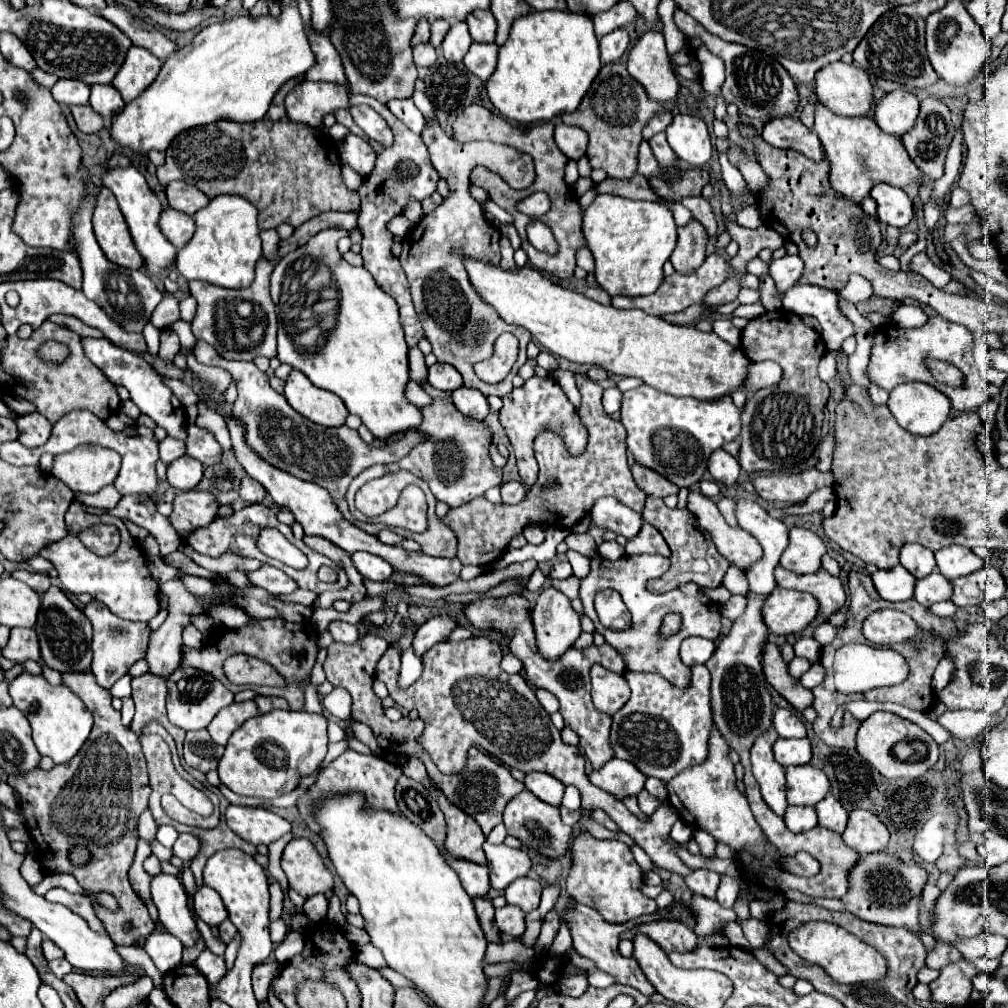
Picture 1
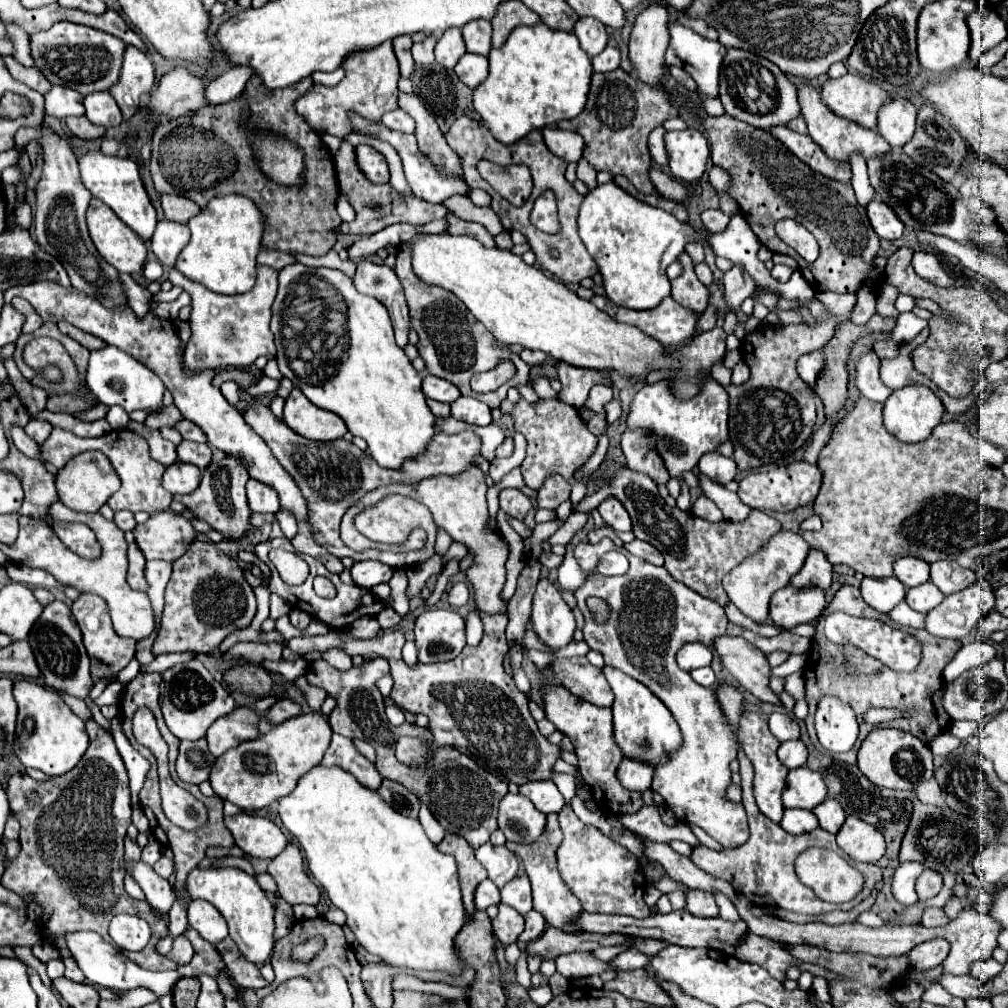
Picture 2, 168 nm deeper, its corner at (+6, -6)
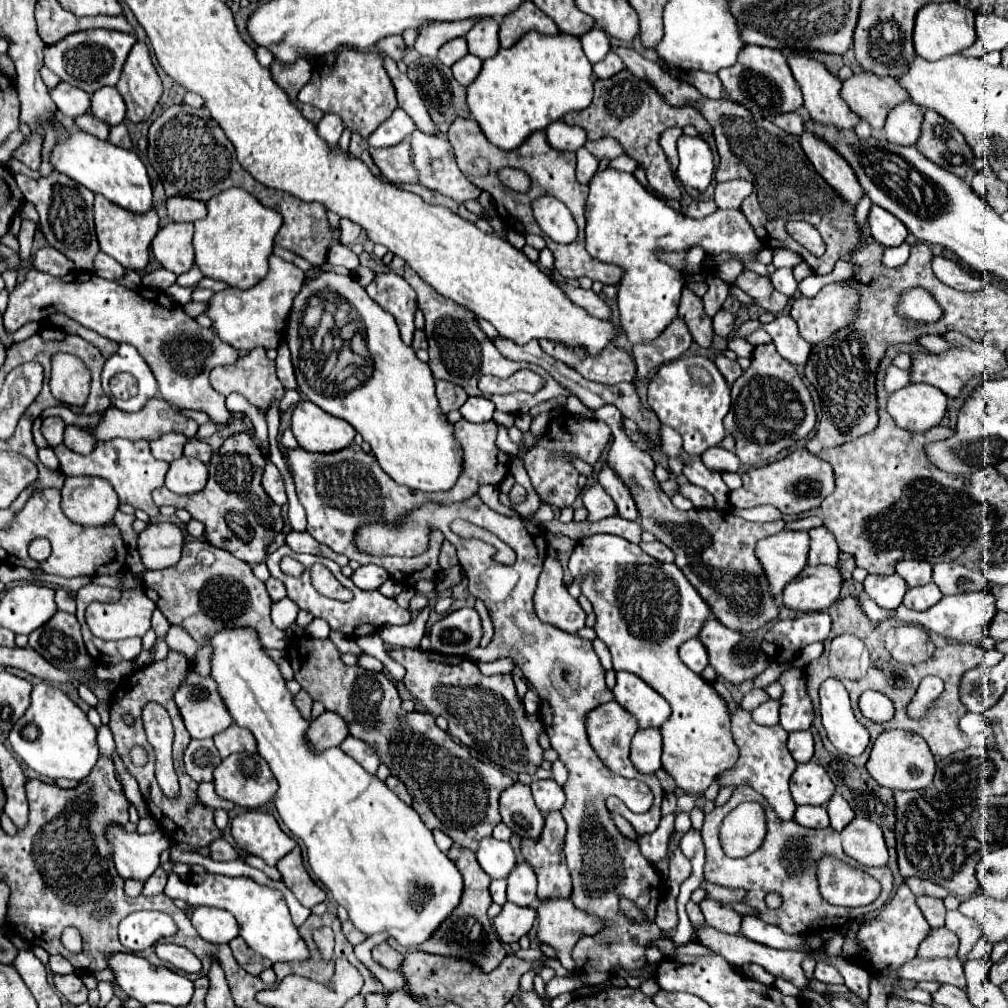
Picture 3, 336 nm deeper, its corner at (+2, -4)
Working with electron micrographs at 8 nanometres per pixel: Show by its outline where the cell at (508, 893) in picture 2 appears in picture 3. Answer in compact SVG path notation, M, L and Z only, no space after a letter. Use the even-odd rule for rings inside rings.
M522 861L510 871L508 901L516 903L520 907L530 907L532 903L536 903L536 875L534 875L530 863Z

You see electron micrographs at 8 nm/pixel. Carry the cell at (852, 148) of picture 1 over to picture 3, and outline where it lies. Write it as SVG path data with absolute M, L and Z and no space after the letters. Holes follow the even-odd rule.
M790 55L788 57L788 65L792 69L794 79L798 81L802 95L804 95L804 107L810 111L810 117L816 123L822 125L836 125L838 129L852 129L858 123L858 115L846 105L846 101L840 97L840 87L842 81L838 77L834 77L824 63L808 57L808 55Z

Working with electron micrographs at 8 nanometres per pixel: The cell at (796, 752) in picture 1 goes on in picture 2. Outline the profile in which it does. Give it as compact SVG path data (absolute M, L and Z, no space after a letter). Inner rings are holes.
M798 739L798 741L786 741L778 747L778 759L782 761L782 765L786 765L788 769L794 769L794 767L802 767L806 765L806 757L808 757L808 751L806 751L806 745Z

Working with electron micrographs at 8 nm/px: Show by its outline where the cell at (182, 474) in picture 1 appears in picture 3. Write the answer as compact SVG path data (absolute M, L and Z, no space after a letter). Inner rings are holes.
M180 457L170 463L170 471L166 473L166 487L174 493L190 495L190 493L202 491L202 487L206 485L206 479L208 479L208 467L202 461L198 461L194 457Z

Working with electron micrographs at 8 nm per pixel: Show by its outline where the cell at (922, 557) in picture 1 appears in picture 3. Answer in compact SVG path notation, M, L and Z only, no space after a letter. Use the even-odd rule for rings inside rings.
M900 561L896 573L908 583L908 587L926 585L932 581L932 565L926 561Z

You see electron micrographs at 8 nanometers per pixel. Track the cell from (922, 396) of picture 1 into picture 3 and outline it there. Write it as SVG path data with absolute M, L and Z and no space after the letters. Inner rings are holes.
M910 383L890 395L888 413L894 417L898 427L922 433L942 421L946 413L946 401L948 397L938 387Z

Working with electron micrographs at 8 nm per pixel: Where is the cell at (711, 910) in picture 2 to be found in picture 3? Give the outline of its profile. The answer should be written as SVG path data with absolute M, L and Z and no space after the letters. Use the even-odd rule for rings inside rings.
M704 899L700 903L700 909L704 913L706 925L710 925L710 927L714 927L718 931L730 933L730 935L740 933L742 915L736 913L732 907L726 907L726 905L722 905L718 901L712 901L712 899Z

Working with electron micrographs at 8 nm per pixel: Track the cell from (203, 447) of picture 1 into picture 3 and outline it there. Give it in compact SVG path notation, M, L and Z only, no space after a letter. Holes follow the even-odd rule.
M192 439L192 441L188 441L186 447L184 447L184 455L186 455L186 457L196 457L196 459L200 459L202 463L208 463L212 451L210 451L210 445L208 445L206 441L202 441L202 439Z

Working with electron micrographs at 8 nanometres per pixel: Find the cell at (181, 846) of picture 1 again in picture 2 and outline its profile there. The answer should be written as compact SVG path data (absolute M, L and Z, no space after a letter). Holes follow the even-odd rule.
M162 855L162 857L156 861L156 865L154 865L154 871L156 871L160 877L164 877L164 879L170 879L170 877L172 877L172 873L174 873L174 861L172 861L170 857Z

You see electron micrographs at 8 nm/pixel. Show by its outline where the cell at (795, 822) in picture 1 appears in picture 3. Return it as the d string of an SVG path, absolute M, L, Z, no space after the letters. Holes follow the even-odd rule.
M800 805L796 809L796 815L794 815L794 821L800 823L802 827L814 827L814 829L822 829L822 827L828 827L830 825L830 819L828 819L828 813L826 813L826 807L814 807L814 805Z

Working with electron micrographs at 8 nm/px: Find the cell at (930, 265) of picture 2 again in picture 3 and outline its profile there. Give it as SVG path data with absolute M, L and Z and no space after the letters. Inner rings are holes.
M934 257L932 269L934 269L934 275L942 283L946 283L958 291L982 291L984 289L984 279L976 277L974 273L970 275L956 261L950 261L946 257Z

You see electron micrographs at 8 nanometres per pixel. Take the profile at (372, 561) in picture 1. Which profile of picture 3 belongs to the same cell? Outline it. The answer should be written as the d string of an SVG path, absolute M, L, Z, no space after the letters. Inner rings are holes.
M364 565L364 567L358 567L350 579L358 589L372 591L372 589L378 589L388 579L388 573L378 565Z

